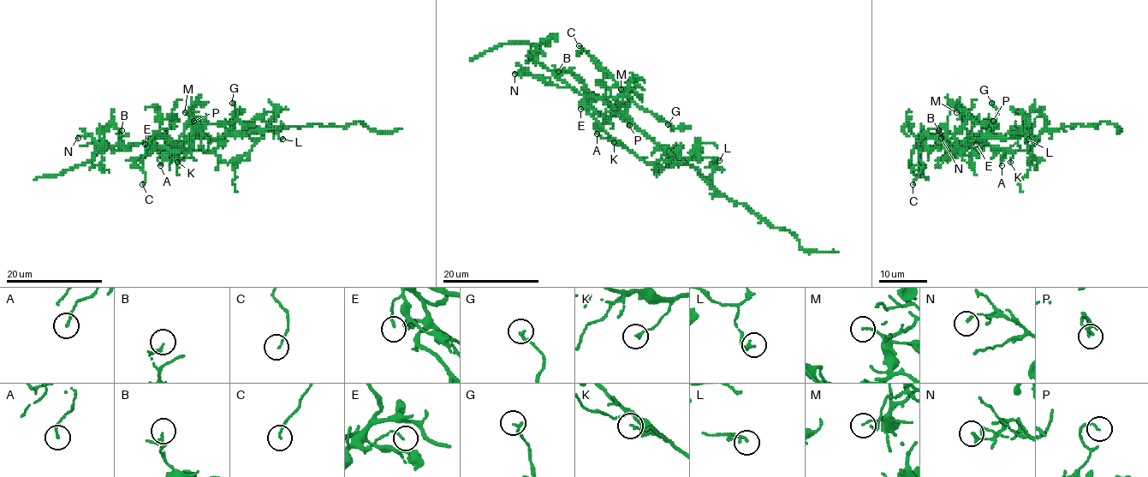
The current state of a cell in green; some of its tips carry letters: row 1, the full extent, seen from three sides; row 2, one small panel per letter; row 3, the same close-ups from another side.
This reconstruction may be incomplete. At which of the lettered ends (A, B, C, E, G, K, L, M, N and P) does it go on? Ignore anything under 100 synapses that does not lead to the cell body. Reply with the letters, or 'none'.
none

